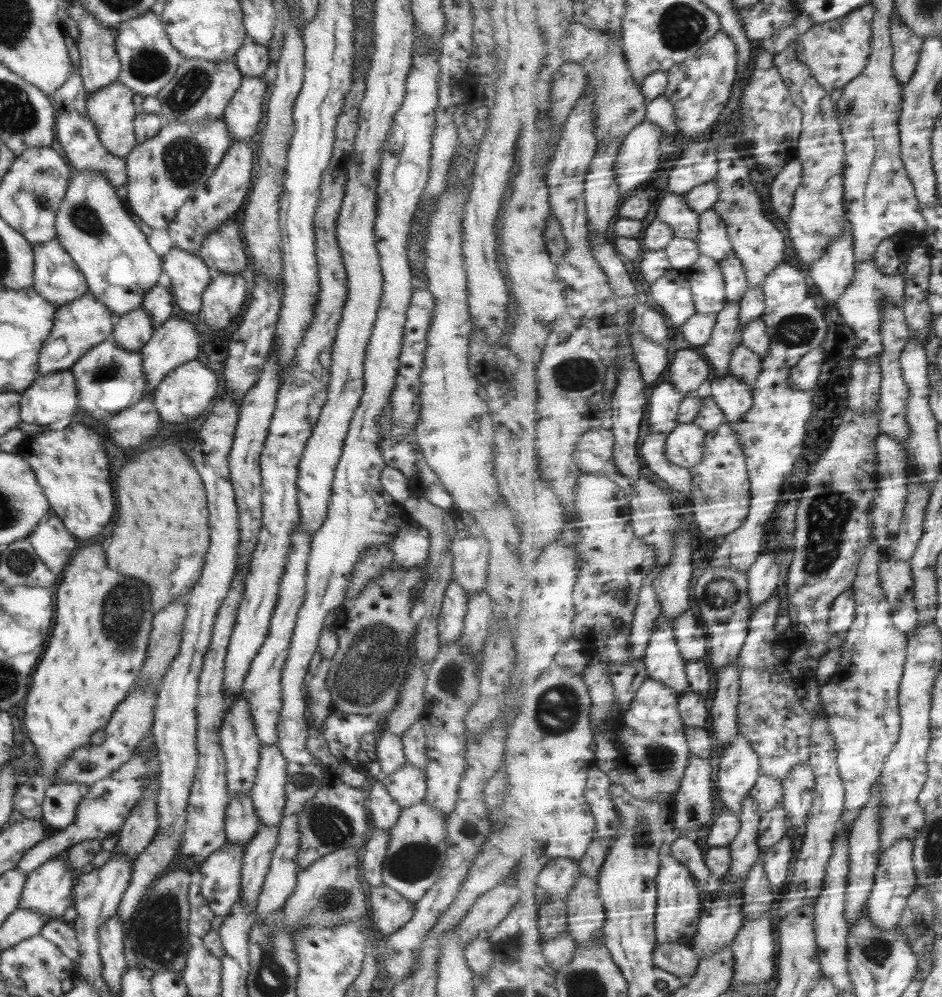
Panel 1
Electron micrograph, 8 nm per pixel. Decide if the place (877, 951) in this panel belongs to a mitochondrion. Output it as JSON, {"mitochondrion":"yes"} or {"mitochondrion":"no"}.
{"mitochondrion":"yes"}

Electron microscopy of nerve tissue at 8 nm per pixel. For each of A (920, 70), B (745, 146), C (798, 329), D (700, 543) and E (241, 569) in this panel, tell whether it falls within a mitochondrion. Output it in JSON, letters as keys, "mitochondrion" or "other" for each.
{"A":"other","B":"other","C":"mitochondrion","D":"other","E":"other"}

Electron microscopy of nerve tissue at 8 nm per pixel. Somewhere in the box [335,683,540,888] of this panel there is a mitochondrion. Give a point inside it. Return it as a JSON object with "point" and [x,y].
{"point":[415,861]}

